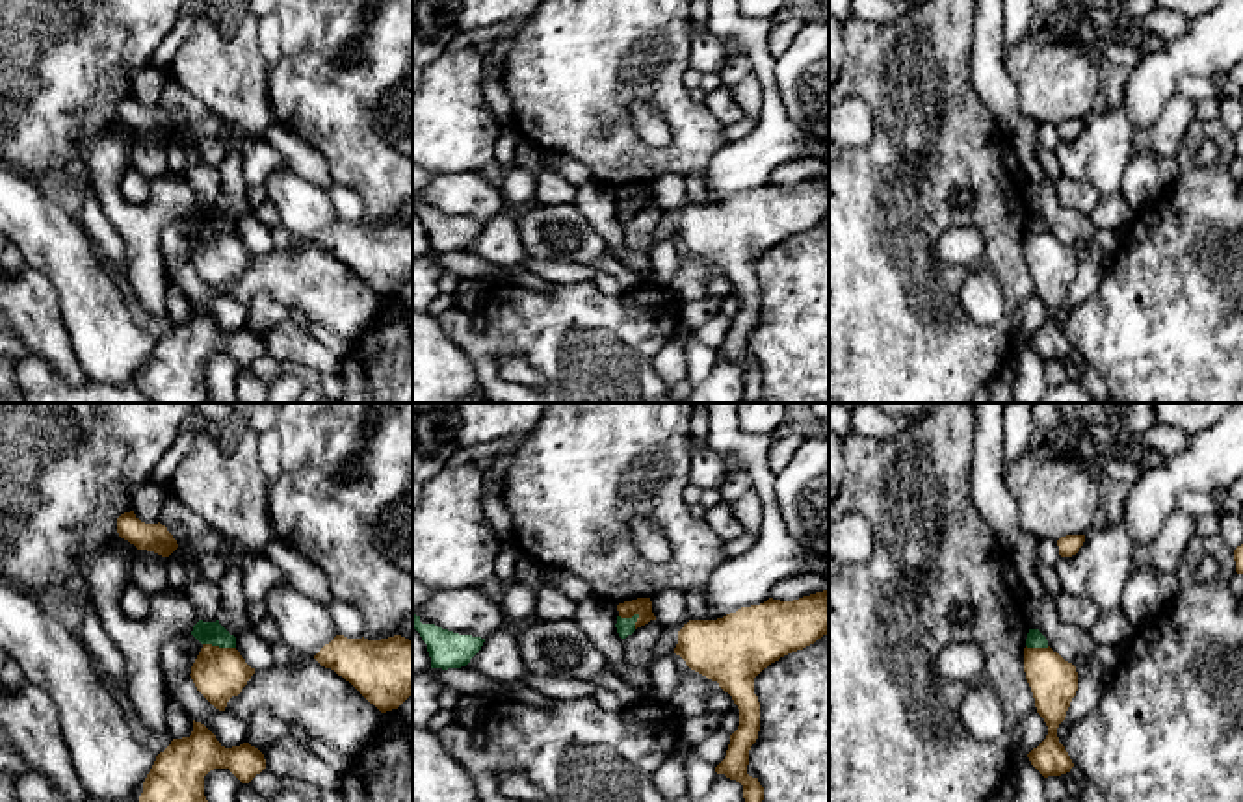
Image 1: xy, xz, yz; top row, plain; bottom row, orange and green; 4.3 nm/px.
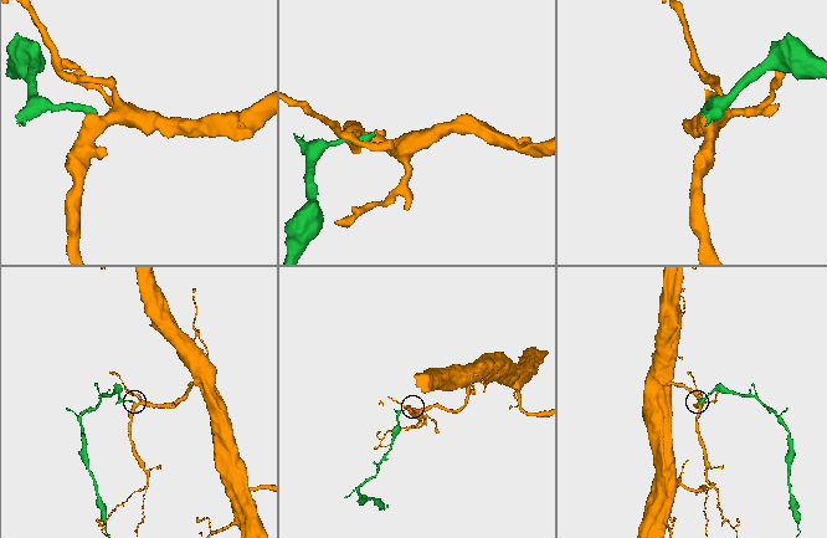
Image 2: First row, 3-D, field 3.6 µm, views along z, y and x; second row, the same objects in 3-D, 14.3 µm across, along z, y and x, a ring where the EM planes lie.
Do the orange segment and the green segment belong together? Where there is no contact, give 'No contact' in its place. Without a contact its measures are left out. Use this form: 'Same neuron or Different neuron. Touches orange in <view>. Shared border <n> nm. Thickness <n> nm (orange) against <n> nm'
Different neuron. Touches orange in xz. Shared border 100 nm. Thickness 80 nm (orange) against 80 nm

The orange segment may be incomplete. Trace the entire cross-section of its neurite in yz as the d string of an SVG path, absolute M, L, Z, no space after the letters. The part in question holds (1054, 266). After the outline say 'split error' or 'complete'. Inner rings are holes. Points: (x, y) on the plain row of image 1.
M1024 232L1024 256L1031 271L1037 297L1048 310L1046 323L1027 342L1044 360L1061 360L1074 351L1068 336L1059 327L1057 312L1065 304L1078 275L1076 251L1048 232Z; complete

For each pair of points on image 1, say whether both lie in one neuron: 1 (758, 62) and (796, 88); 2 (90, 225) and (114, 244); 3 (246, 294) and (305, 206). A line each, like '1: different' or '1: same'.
1: different
2: same
3: different

